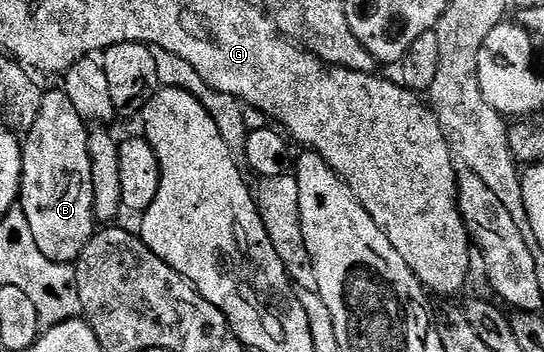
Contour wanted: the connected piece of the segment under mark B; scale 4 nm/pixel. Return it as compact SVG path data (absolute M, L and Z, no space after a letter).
M63 88L50 91L41 102L39 99L36 111L38 120L34 120L34 124L22 138L22 176L18 209L26 212L30 232L34 232L34 244L38 244L42 256L55 262L72 264L80 257L82 248L86 248L94 233L92 173L88 156L90 130L84 118L78 116L74 104L70 104L70 96L66 96Z

